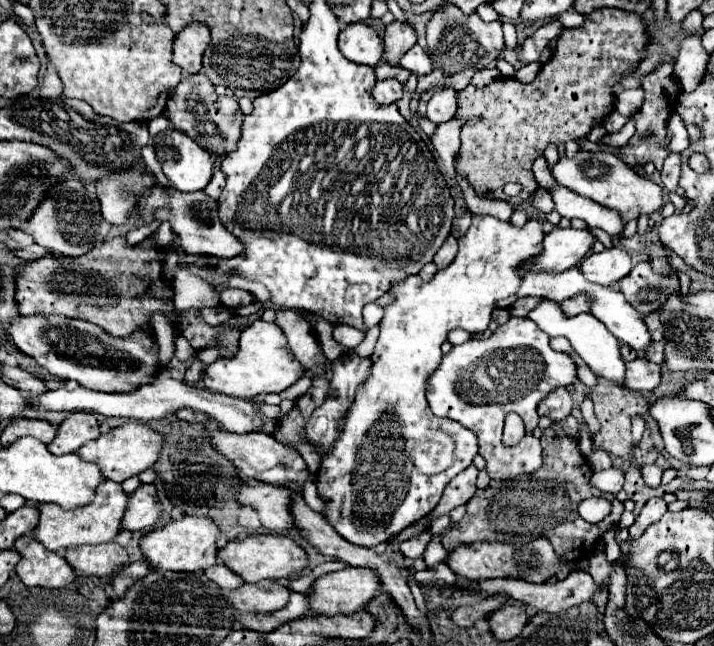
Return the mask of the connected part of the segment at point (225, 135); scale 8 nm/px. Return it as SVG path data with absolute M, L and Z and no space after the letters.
M189 75L181 79L167 101L169 121L183 133L187 133L197 145L209 151L215 157L225 157L237 149L237 141L241 137L243 113L239 111L239 101L233 97L219 97L215 93L213 83L203 75Z

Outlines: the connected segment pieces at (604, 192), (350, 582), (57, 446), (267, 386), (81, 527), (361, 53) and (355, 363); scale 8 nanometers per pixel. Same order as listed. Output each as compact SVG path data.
M579 149L573 157L561 155L559 161L553 167L549 167L549 171L559 185L563 185L583 197L593 199L603 207L623 213L625 221L631 221L639 215L651 215L651 213L659 211L659 207L663 205L663 197L661 197L663 189L659 185L637 175L625 163L621 163L619 157L615 157L613 153L607 153L607 151Z
M347 567L347 569L335 571L335 573L325 573L319 579L315 579L311 591L307 593L309 613L325 615L325 617L333 617L337 613L351 615L355 611L361 611L375 597L379 585L381 583L375 577L375 573L371 573L371 569L363 569L363 567Z
M71 413L57 429L55 441L47 445L47 449L55 455L75 453L87 441L99 437L99 423L93 413Z
M257 319L241 331L237 357L217 359L215 363L211 363L205 371L203 383L207 389L215 393L249 399L261 393L281 393L303 375L305 375L305 367L293 357L283 329L279 329L279 325L275 323Z
M103 481L99 483L99 487L95 489L95 497L93 501L89 501L87 505L79 507L79 509L69 509L63 511L59 505L55 503L39 503L39 525L33 531L33 537L47 547L49 551L63 555L67 547L75 547L75 545L99 545L99 543L107 543L113 541L113 537L117 535L117 527L119 527L119 517L123 517L123 509L127 507L127 497L121 489L119 483L113 481Z
M355 23L339 33L339 49L353 63L375 67L383 55L383 39L371 25Z
M349 349L345 353L347 353L345 361L331 363L333 377L329 381L329 391L327 391L325 399L335 393L335 397L345 397L353 405L359 385L363 385L367 381L367 377L371 375L371 357L359 357L353 349Z

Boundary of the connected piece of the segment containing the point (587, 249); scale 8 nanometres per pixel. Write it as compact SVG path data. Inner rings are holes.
M555 227L551 233L545 235L543 253L539 257L534 257L529 263L523 263L521 271L536 273L565 271L571 265L581 263L581 259L591 253L591 247L595 241L597 239L589 229Z

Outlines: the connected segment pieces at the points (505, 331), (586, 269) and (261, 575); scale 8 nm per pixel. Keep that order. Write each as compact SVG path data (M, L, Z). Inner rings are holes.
M511 317L505 325L499 325L491 337L453 345L451 353L445 353L439 367L429 375L427 401L437 417L459 421L477 435L479 455L485 459L485 469L491 479L505 481L539 469L543 461L541 445L539 439L533 437L533 429L539 423L539 417L535 417L537 403L551 389L569 385L575 379L575 363L569 355L553 351L549 337L527 317ZM491 363L493 373L489 369ZM509 411L515 411L525 421L525 437L513 447L501 443L503 419Z
M613 247L601 253L593 253L591 257L585 257L581 269L589 281L599 285L613 285L631 273L633 263L631 255L625 249Z
M251 535L245 539L233 539L223 549L217 551L217 557L223 559L223 563L243 577L247 583L257 583L261 579L289 579L299 569L307 567L307 555L305 551L291 539L283 535Z

